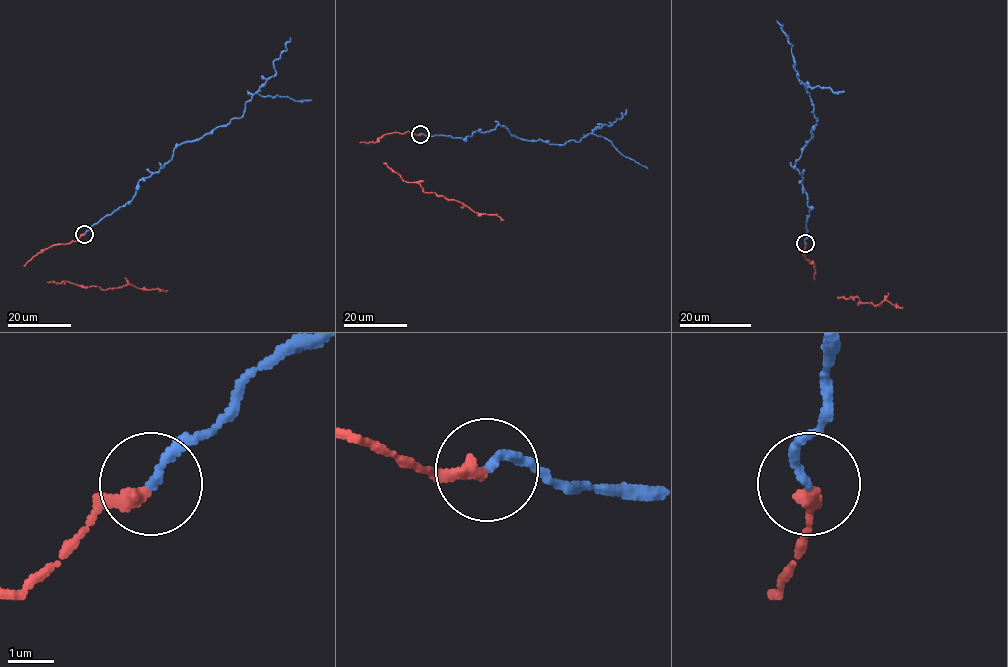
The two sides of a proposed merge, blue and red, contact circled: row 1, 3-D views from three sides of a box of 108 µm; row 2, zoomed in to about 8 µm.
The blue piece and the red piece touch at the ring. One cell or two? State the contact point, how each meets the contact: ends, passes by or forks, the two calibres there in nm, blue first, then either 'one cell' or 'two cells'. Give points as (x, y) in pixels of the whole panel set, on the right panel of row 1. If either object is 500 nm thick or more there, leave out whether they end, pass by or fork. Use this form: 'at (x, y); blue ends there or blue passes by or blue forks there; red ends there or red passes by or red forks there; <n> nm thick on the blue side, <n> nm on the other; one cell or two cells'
at (805, 243); blue ends there; red ends there; 180 nm thick on the blue side, 320 nm on the other; one cell

